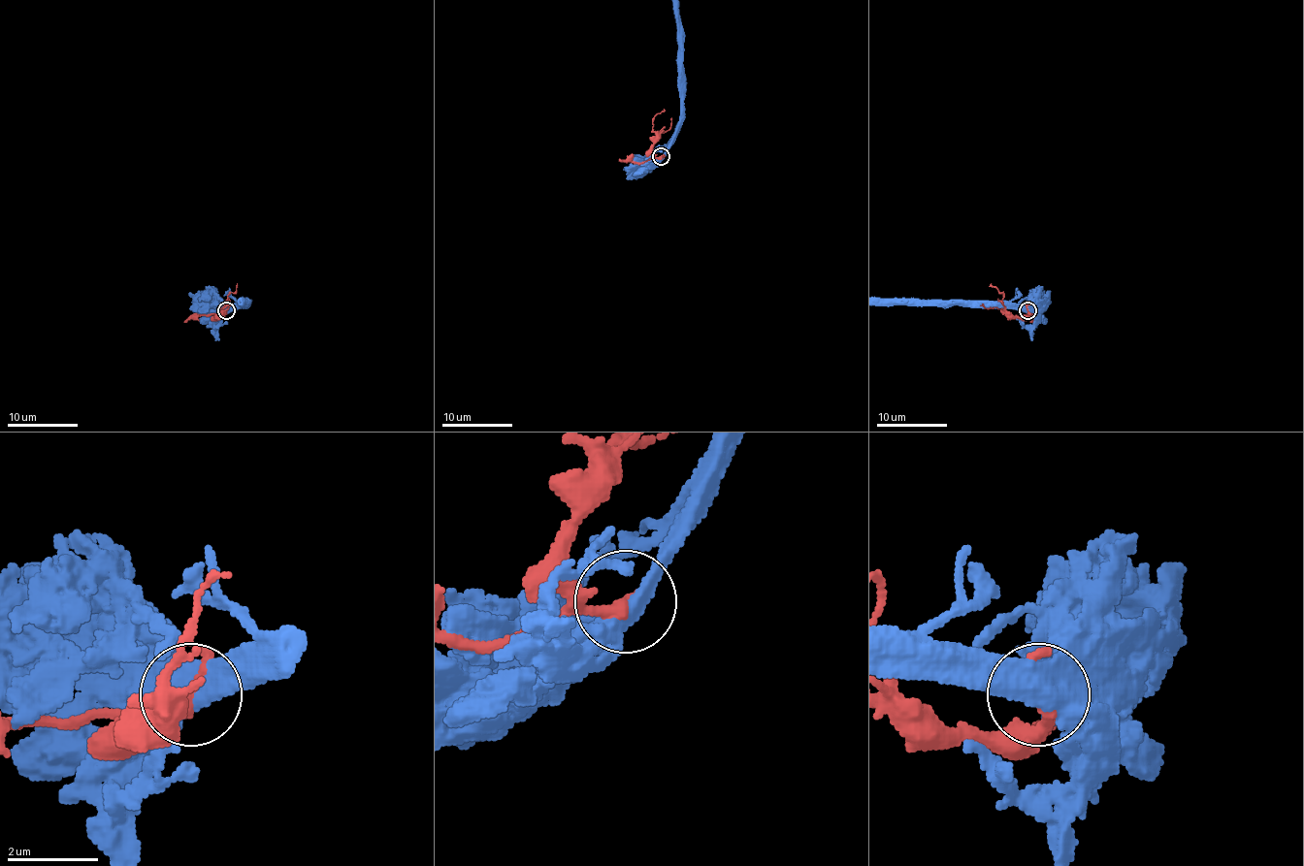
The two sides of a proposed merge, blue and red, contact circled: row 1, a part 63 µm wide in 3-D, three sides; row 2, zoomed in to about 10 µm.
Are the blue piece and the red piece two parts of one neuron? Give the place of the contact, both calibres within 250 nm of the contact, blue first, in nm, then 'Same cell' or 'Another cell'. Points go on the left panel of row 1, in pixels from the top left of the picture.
Place: (226, 310). Thickness 550 nm (blue) against 200 nm. Another cell

